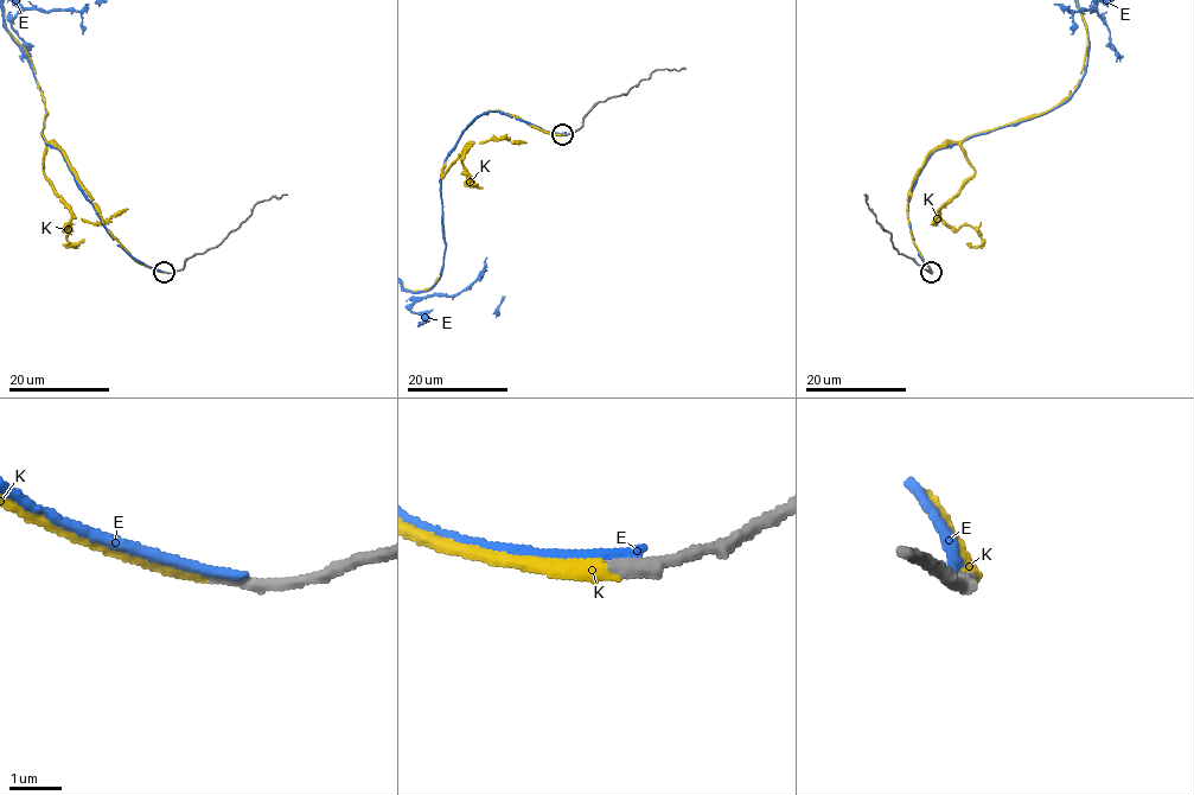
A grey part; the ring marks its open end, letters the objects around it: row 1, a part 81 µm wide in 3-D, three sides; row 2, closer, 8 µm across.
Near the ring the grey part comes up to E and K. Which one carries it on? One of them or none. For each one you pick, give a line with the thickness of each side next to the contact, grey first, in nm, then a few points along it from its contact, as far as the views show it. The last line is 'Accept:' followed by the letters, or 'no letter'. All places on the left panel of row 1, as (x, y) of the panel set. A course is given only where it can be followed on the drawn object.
K: 280 nm thick on the grey side, 240 nm on the other; it runs (164, 272), (139, 264), (107, 229), (42, 135), (44, 97), (2, 5)
Accept: K

